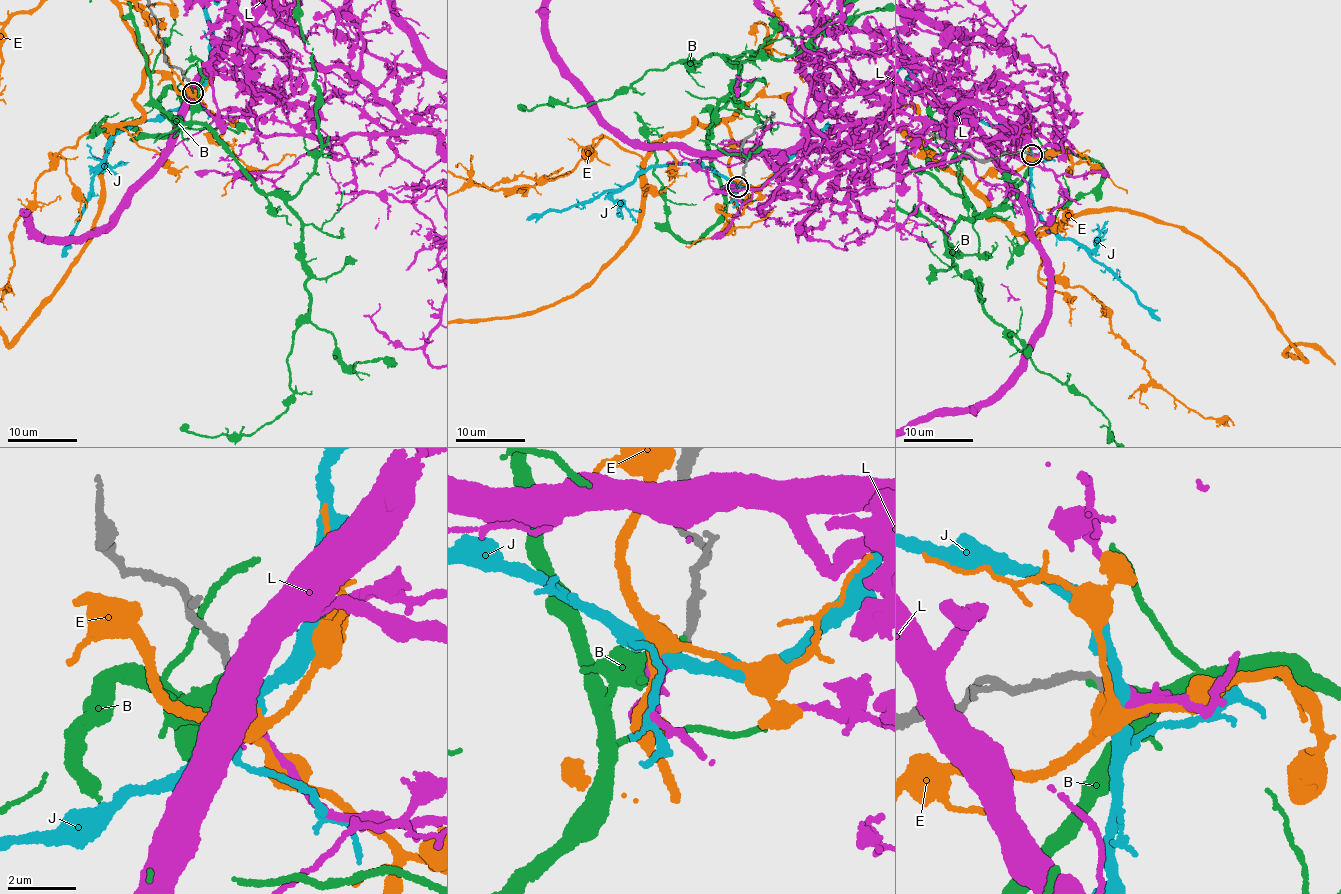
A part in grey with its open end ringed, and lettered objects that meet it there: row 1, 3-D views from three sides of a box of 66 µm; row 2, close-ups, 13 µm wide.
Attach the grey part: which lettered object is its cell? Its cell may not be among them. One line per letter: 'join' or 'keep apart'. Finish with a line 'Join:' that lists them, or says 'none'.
B: keep apart
E: keep apart
J: keep apart
L: join
Join: L

